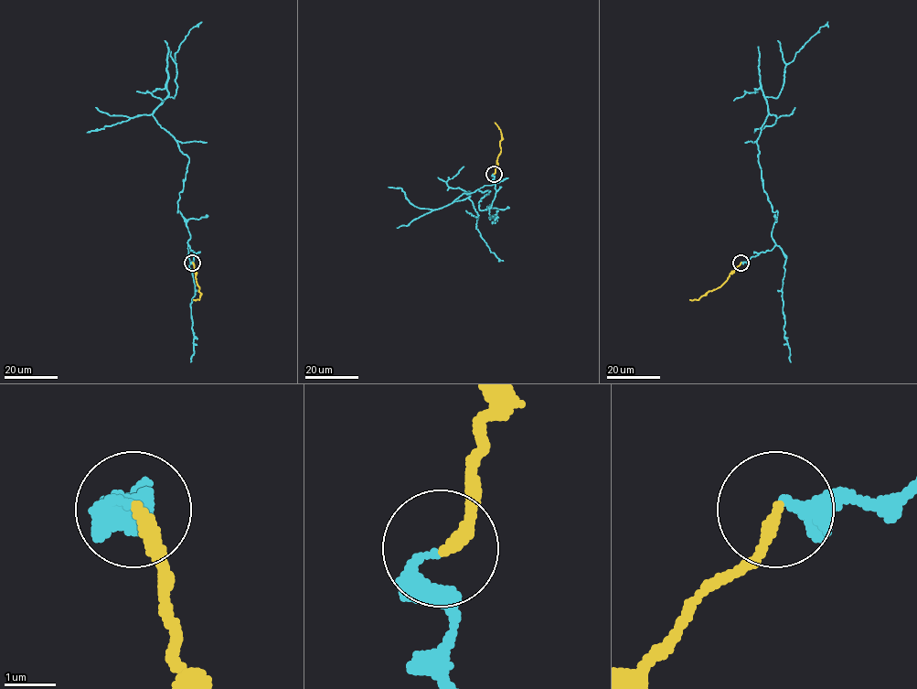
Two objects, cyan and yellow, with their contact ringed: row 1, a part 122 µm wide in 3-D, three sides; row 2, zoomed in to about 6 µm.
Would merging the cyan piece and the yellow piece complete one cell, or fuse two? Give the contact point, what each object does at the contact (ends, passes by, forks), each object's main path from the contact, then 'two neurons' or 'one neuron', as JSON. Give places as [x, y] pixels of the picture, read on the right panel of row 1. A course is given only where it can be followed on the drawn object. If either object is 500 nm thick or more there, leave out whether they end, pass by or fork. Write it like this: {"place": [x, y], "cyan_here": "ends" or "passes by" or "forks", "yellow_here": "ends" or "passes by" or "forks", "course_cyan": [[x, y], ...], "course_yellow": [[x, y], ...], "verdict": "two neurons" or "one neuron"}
{"place": [741, 263], "cyan_here": "ends", "yellow_here": "ends", "course_cyan": [[741, 262], [775, 244], [777, 211], [763, 189], [756, 142], [765, 97], [779, 95], [787, 63], [827, 21]], "course_yellow": [[741, 262], [718, 287], [698, 299], [689, 300]], "verdict": "one neuron"}

